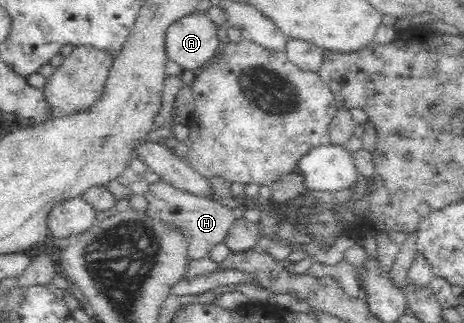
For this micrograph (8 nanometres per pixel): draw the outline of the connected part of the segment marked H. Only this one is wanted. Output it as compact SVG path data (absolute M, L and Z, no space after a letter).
M153 178L150 179L149 189L143 196L148 203L146 212L151 217L158 217L165 223L178 225L182 229L188 243L189 260L207 257L215 245L224 241L229 228L237 218L232 209L219 204L217 198L195 196Z

